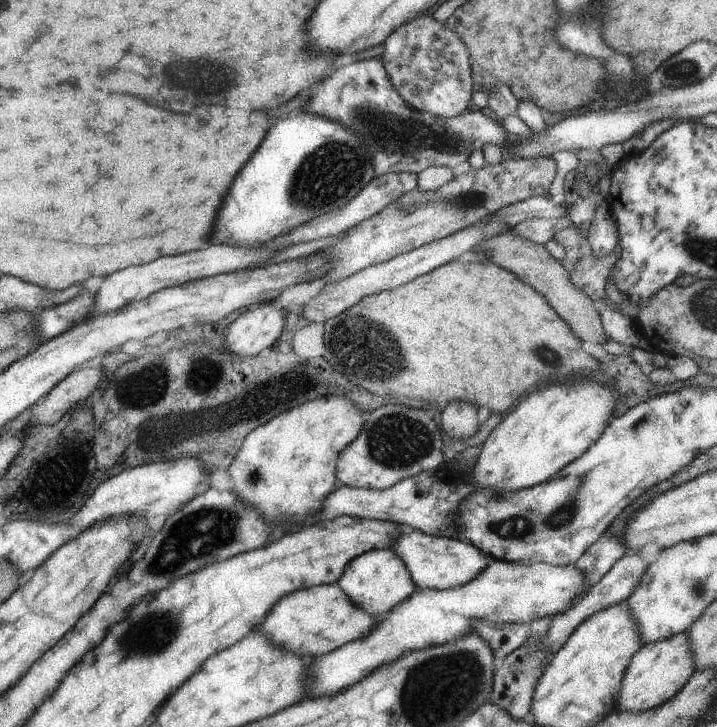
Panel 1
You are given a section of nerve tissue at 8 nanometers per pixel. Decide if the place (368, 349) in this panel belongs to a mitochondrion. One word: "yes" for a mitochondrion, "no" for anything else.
yes

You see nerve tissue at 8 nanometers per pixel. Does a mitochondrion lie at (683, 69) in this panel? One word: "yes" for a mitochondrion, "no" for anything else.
yes

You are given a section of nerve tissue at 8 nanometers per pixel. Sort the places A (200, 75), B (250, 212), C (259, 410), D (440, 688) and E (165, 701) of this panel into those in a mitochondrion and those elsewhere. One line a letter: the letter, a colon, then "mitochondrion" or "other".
A: mitochondrion
B: other
C: other
D: mitochondrion
E: other

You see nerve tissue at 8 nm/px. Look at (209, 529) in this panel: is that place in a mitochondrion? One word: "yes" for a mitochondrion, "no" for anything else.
yes

